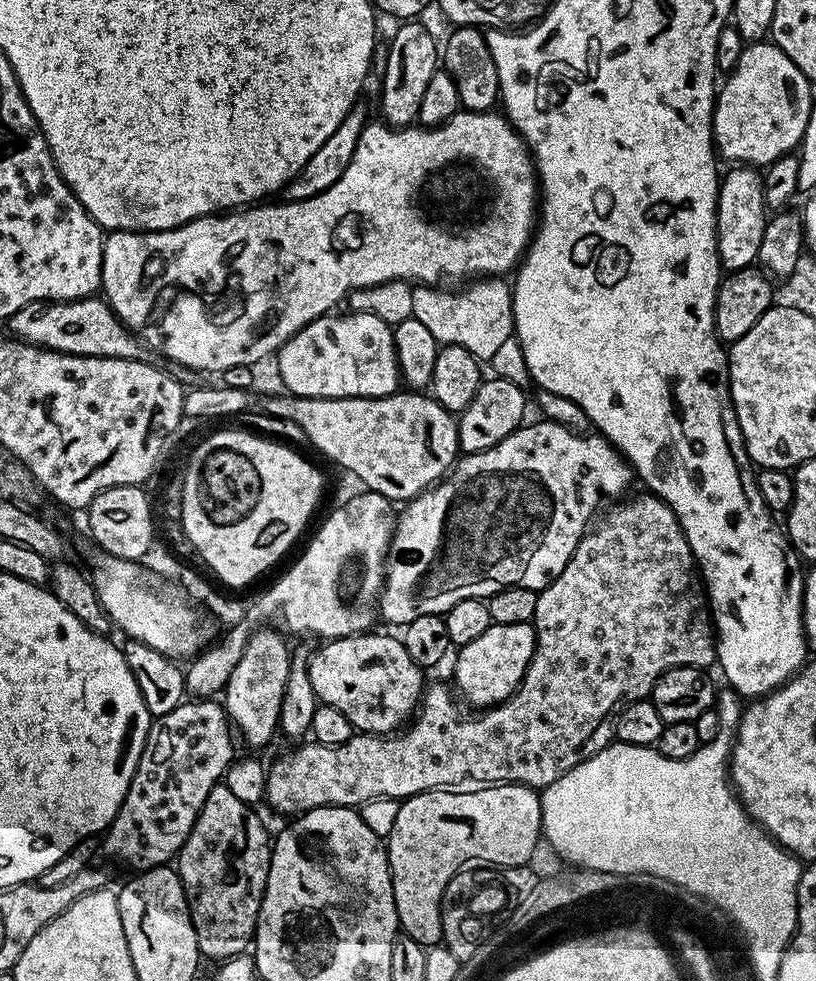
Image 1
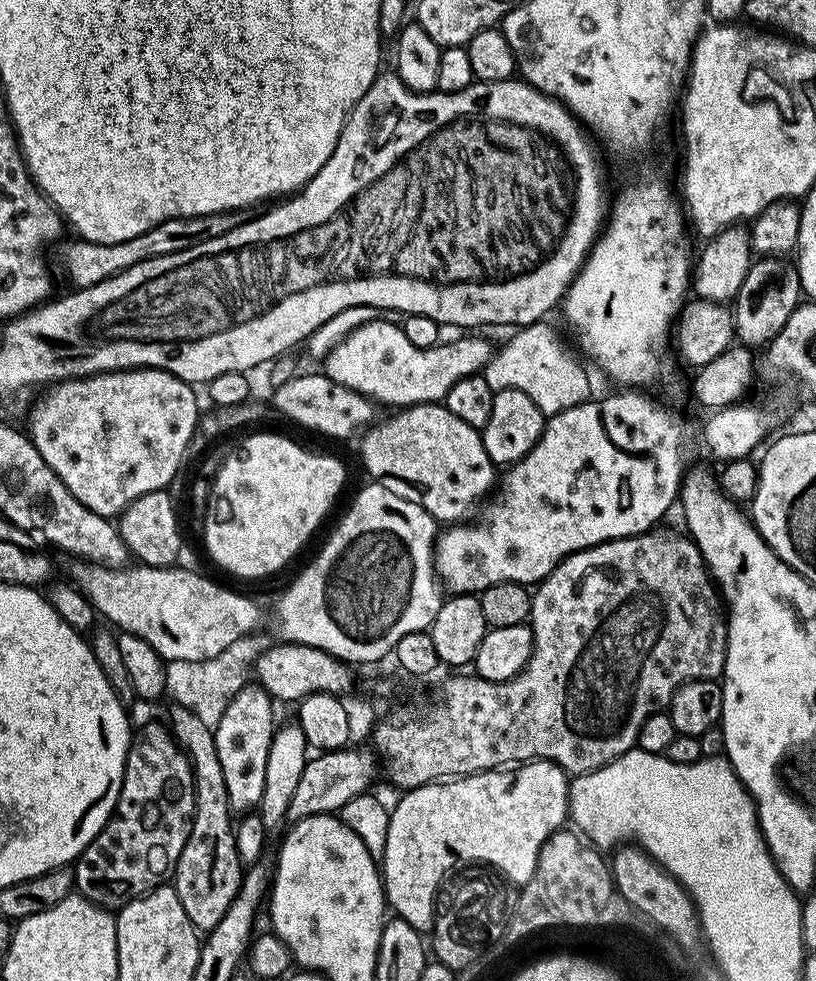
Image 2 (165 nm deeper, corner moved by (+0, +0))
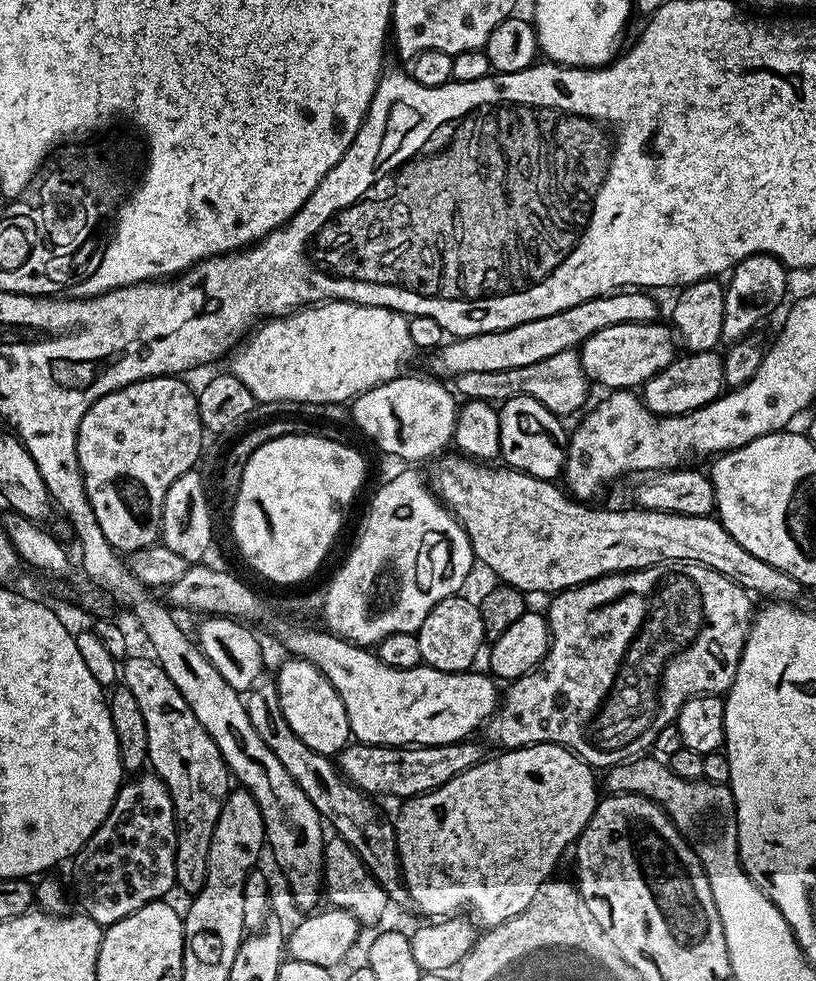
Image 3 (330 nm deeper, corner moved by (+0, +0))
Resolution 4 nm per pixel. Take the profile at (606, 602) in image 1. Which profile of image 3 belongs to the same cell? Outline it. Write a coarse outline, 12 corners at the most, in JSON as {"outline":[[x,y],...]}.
{"outline":[[705,564],[555,593],[486,721],[596,770],[727,693],[753,597]]}

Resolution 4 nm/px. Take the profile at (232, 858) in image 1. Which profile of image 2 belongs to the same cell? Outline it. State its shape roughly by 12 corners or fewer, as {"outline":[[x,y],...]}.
{"outline":[[173,703],[167,727],[196,776],[174,887],[197,930],[240,889],[215,731]]}

